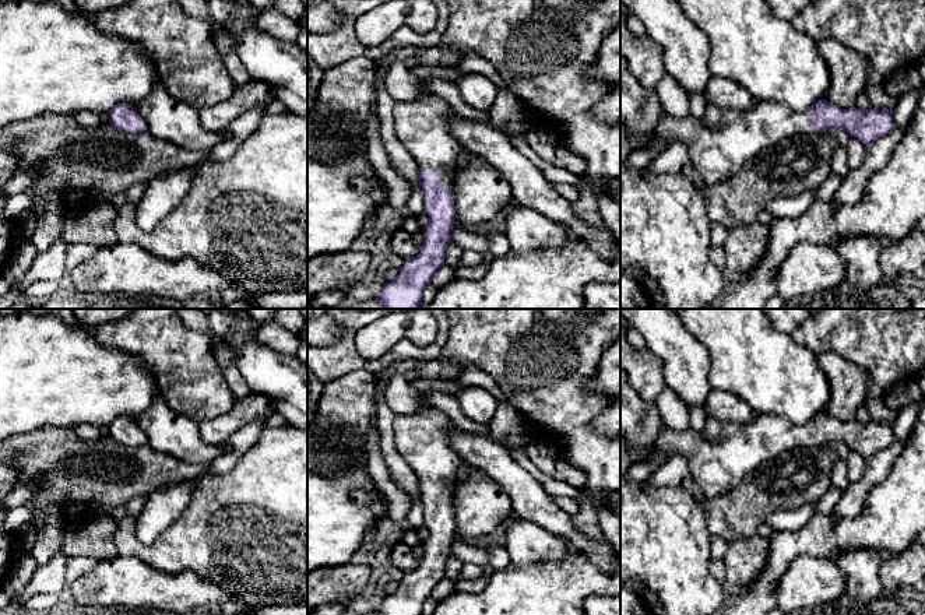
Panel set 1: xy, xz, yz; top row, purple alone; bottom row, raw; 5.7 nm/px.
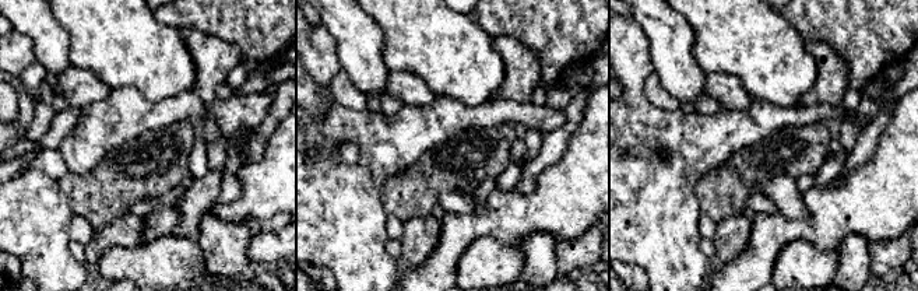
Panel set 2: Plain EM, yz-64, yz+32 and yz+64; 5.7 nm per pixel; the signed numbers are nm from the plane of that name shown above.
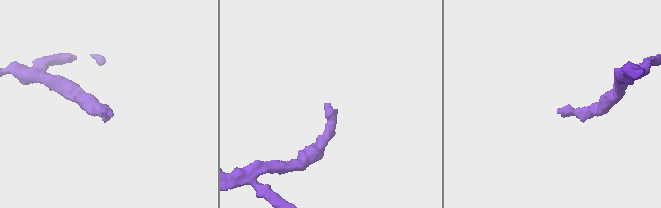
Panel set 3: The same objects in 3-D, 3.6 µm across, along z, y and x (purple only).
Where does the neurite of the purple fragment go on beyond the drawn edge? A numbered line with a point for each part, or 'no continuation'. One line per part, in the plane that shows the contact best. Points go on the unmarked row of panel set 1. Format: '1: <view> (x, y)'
1: xz (422, 439)

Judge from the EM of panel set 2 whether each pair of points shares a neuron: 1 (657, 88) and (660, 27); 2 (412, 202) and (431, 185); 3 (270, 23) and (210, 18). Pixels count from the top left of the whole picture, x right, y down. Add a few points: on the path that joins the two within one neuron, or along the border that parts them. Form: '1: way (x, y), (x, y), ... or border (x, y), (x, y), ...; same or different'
1: border (654, 70), (660, 83), (678, 100); different
2: way (417, 197), (426, 188); same
3: way (254, 18), (225, 17); same

